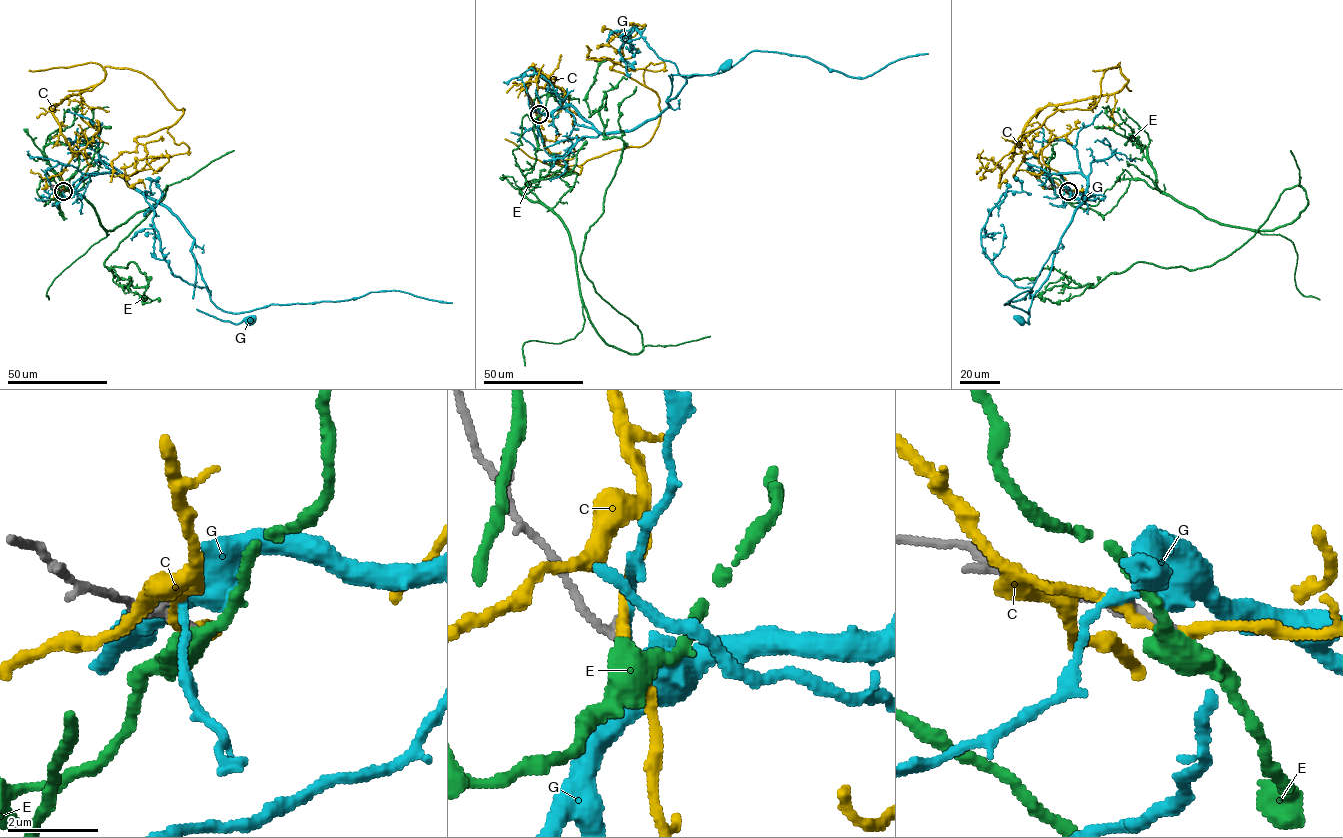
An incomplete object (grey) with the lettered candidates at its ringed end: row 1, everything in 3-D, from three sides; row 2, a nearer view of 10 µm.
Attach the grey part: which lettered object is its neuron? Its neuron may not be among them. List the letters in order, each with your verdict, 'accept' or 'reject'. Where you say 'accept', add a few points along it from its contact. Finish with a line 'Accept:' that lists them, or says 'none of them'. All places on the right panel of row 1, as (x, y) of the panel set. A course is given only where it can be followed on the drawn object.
C: reject
E: reject
G: reject
Accept: none of them

